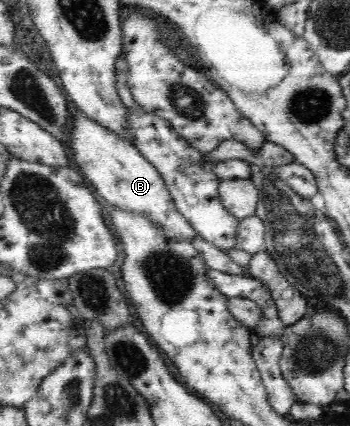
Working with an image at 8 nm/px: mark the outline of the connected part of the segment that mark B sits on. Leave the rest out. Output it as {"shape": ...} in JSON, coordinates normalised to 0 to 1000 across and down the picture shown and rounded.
{"shape":[[[226,256],[220,268],[203,275],[194,305],[211,378],[257,420],[274,453],[297,462],[320,486],[377,500],[417,500],[420,514],[443,523],[480,561],[549,566],[560,556],[563,542],[506,493],[469,418],[380,336],[263,284]]]}

